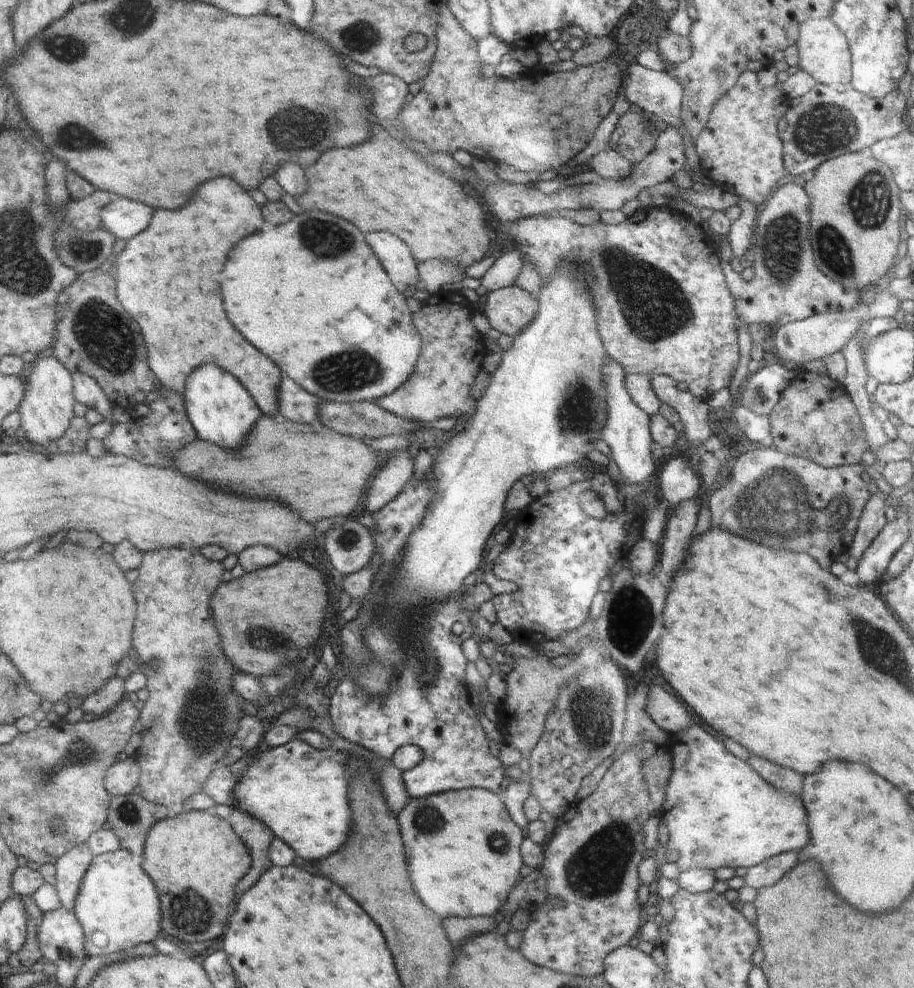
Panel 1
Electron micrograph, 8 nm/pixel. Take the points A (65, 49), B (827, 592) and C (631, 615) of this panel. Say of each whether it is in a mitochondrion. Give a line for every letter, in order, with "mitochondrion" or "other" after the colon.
A: mitochondrion
B: mitochondrion
C: mitochondrion

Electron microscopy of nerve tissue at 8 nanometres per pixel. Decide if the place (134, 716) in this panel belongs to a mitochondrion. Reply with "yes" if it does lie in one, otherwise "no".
no

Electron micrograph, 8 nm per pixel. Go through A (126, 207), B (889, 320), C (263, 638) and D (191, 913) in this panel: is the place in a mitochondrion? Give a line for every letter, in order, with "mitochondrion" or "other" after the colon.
A: other
B: other
C: mitochondrion
D: mitochondrion

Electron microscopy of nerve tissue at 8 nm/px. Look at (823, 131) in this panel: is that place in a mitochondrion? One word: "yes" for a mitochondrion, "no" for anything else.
yes

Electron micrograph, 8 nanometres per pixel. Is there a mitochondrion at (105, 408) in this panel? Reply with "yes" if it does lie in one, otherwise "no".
no

